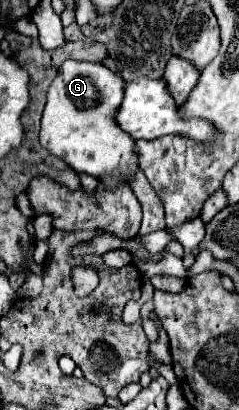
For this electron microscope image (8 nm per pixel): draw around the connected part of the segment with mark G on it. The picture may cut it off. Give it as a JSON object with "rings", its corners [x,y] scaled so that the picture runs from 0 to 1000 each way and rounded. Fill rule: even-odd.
{"rings":[[[268,149],[201,217],[167,315],[176,359],[276,393],[310,417],[368,422],[460,461],[536,451],[586,417],[586,383],[569,344],[485,300],[485,266],[510,241],[519,198],[494,178],[427,154]]]}

